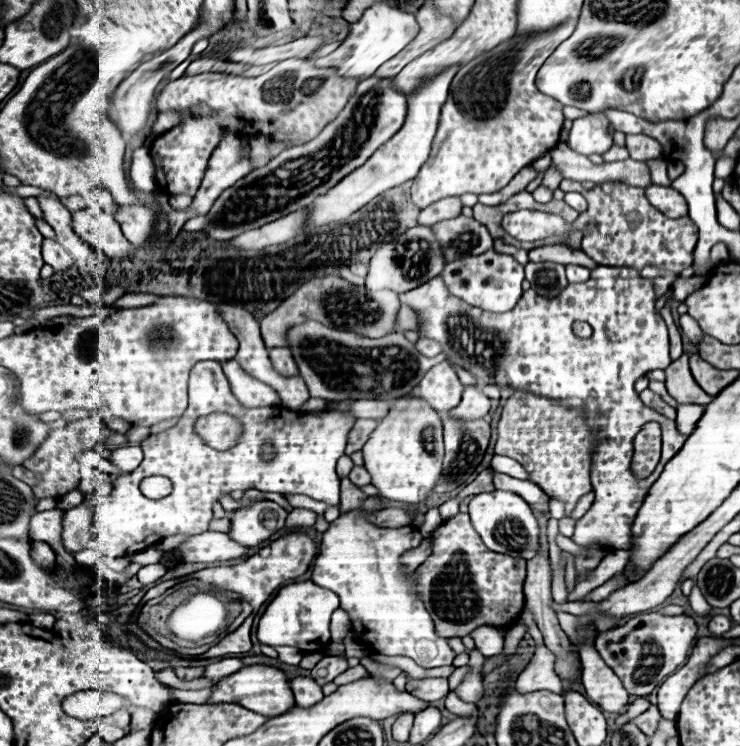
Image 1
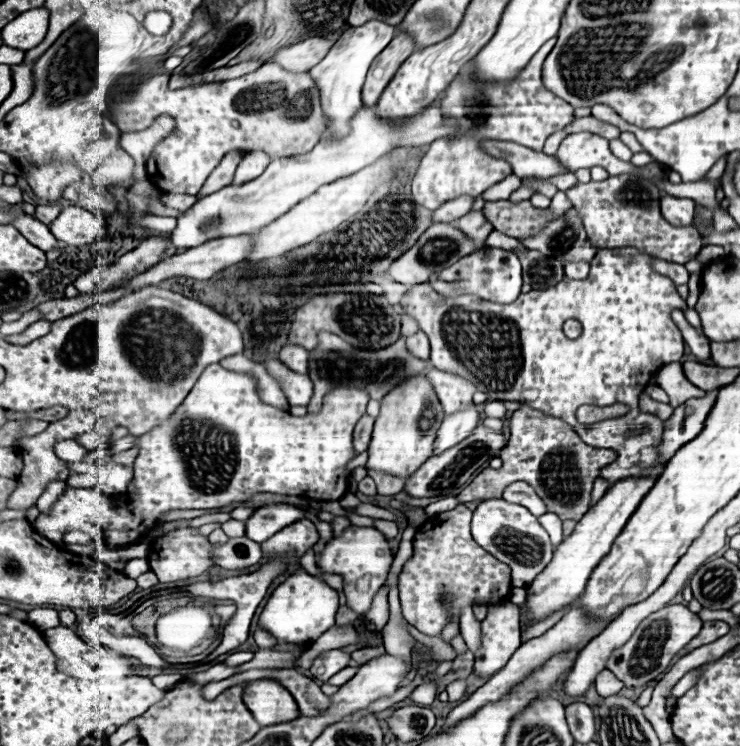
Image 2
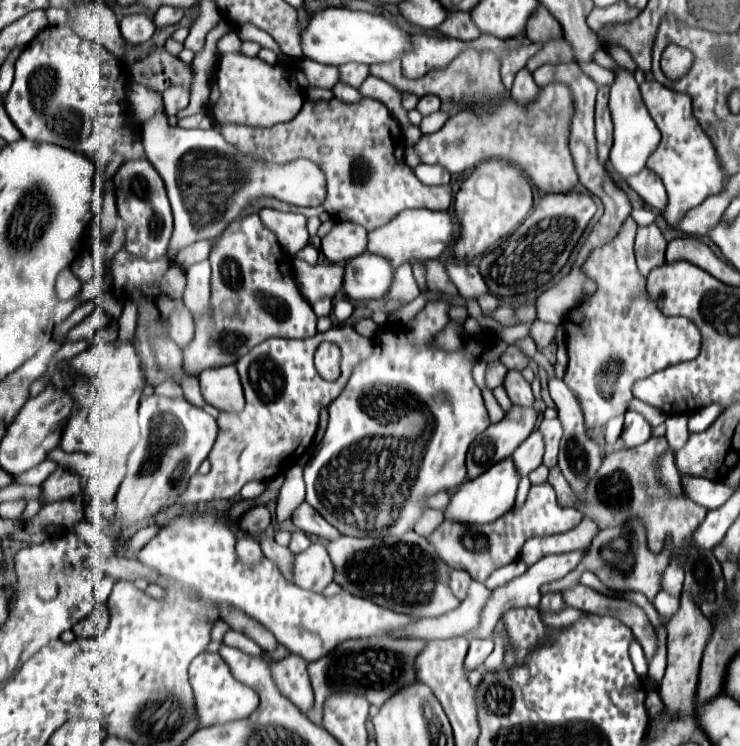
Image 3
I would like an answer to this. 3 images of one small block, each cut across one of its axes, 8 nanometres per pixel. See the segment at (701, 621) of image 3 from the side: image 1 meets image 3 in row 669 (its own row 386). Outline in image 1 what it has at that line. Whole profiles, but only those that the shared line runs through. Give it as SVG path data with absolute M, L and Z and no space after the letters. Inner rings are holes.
M682 354L666 368L666 388L668 388L668 394L678 404L706 406L714 400L714 396L708 396L692 378L690 366L688 366L688 354Z

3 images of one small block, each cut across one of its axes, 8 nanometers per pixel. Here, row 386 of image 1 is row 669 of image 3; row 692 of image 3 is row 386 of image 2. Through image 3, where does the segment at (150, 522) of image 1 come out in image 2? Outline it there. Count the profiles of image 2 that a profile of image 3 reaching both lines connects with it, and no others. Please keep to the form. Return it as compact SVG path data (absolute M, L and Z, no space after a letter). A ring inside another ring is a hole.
M212 364L204 370L204 374L200 376L200 380L194 384L194 388L190 390L190 394L186 396L186 400L176 408L176 412L164 420L162 424L158 424L156 428L152 428L150 432L146 432L144 436L136 438L136 446L138 446L138 456L134 460L134 484L138 488L138 500L126 500L126 496L104 496L100 490L90 488L86 496L82 496L82 500L76 498L76 502L86 502L86 522L90 522L96 530L100 530L104 534L104 540L108 546L130 546L134 544L134 540L142 538L142 530L148 532L152 526L156 526L158 516L170 510L206 510L206 508L222 508L222 506L230 506L234 502L246 502L248 498L252 498L254 494L262 494L262 492L270 492L270 494L294 494L294 496L306 496L312 500L340 500L346 492L348 492L348 478L350 472L346 470L346 464L356 456L354 446L352 446L352 430L354 424L358 422L358 418L364 414L366 404L368 404L370 396L368 392L360 390L360 388L352 388L352 386L336 386L332 388L326 396L324 396L324 406L320 410L320 414L312 416L306 414L302 418L298 416L290 416L288 412L280 412L268 404L264 404L258 394L256 394L256 380L250 374L242 374L242 372L230 372L220 368L220 364Z

